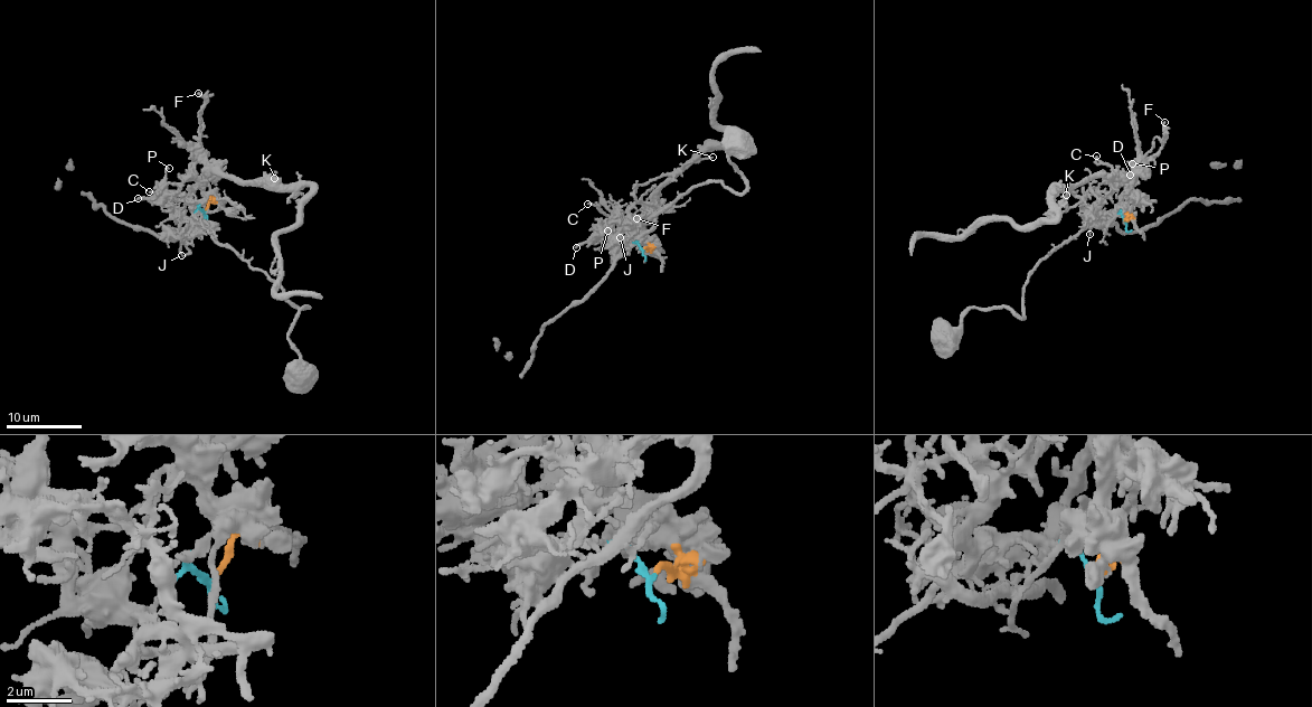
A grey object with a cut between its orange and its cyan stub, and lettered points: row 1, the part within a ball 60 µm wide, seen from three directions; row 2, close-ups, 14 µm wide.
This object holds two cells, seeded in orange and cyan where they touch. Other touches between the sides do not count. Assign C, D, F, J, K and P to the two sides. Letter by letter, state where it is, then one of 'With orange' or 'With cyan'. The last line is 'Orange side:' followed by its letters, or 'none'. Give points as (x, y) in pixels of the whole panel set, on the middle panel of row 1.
C: Place: (587, 204). With orange
D: Place: (576, 247). With cyan
F: Place: (636, 218). With orange
J: Place: (620, 237). With cyan
K: Place: (713, 157). With orange
P: Place: (607, 231). With cyan
Orange side: C, F, K

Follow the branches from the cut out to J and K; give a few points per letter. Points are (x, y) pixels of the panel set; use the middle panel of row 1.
J: (643, 250), (628, 239), (626, 227), (619, 231), (621, 237)
K: (643, 250), (649, 244), (641, 238), (641, 234), (634, 234), (654, 195), (688, 162), (713, 157)

